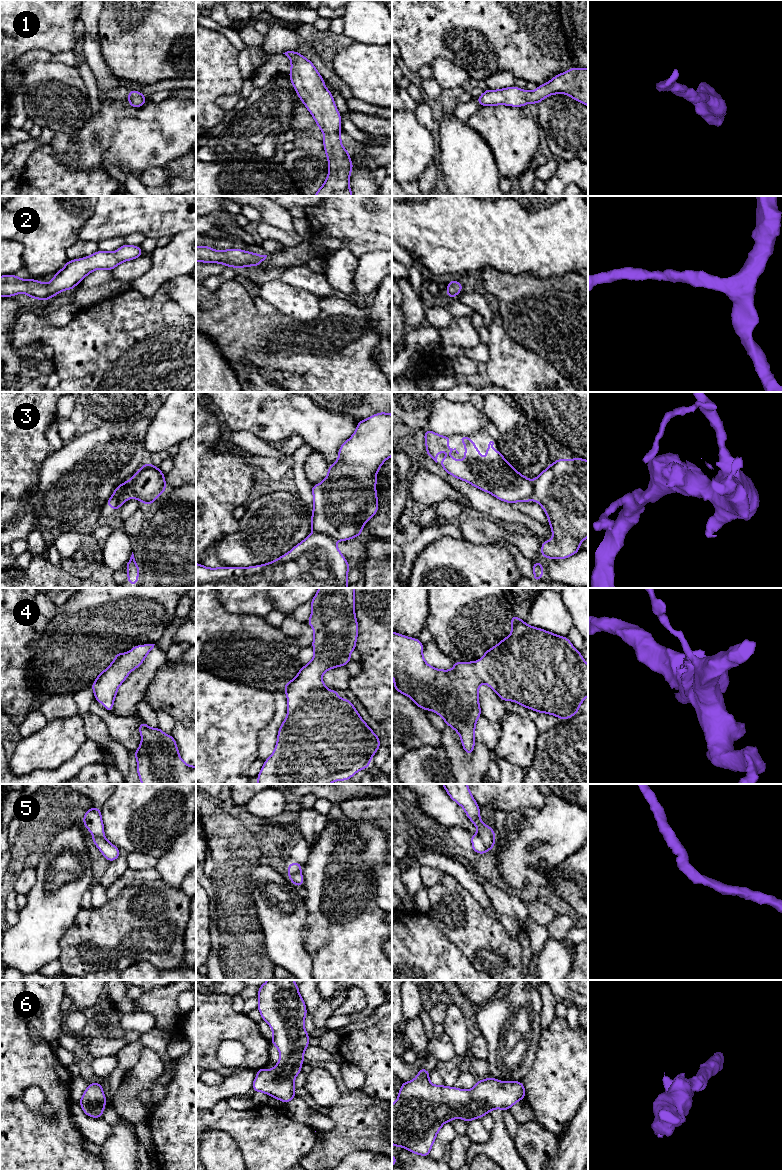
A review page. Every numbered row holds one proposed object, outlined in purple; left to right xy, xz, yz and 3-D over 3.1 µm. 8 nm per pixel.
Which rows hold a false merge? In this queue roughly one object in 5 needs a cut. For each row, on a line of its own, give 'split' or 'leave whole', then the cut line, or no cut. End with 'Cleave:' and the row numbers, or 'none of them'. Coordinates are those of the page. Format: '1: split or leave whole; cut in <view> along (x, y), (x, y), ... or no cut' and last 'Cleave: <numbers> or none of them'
1: leave whole; no cut
2: leave whole; no cut
3: split; cut in xz along (313, 531), (327, 533), (335, 540)
4: leave whole; no cut
5: leave whole; no cut
6: leave whole; no cut
Cleave: 3

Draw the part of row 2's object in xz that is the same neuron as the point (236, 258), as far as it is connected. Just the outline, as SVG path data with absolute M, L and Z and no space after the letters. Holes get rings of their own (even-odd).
M196 246L196 262L220 263L226 267L243 269L246 265L258 266L267 255L259 255L236 248L216 251L211 246Z

